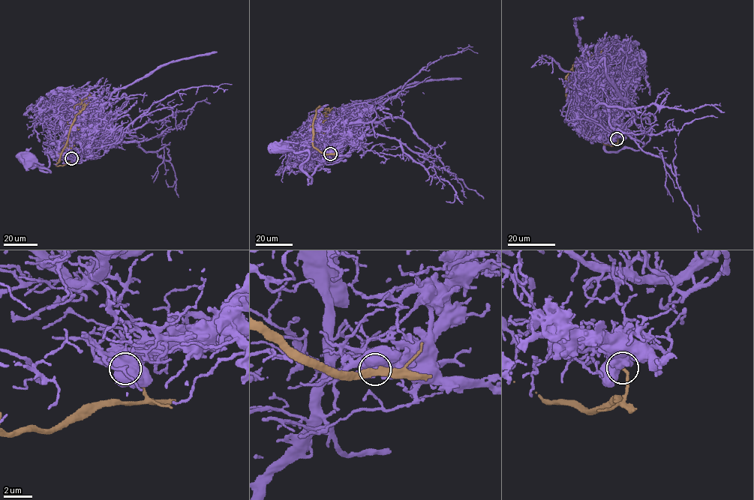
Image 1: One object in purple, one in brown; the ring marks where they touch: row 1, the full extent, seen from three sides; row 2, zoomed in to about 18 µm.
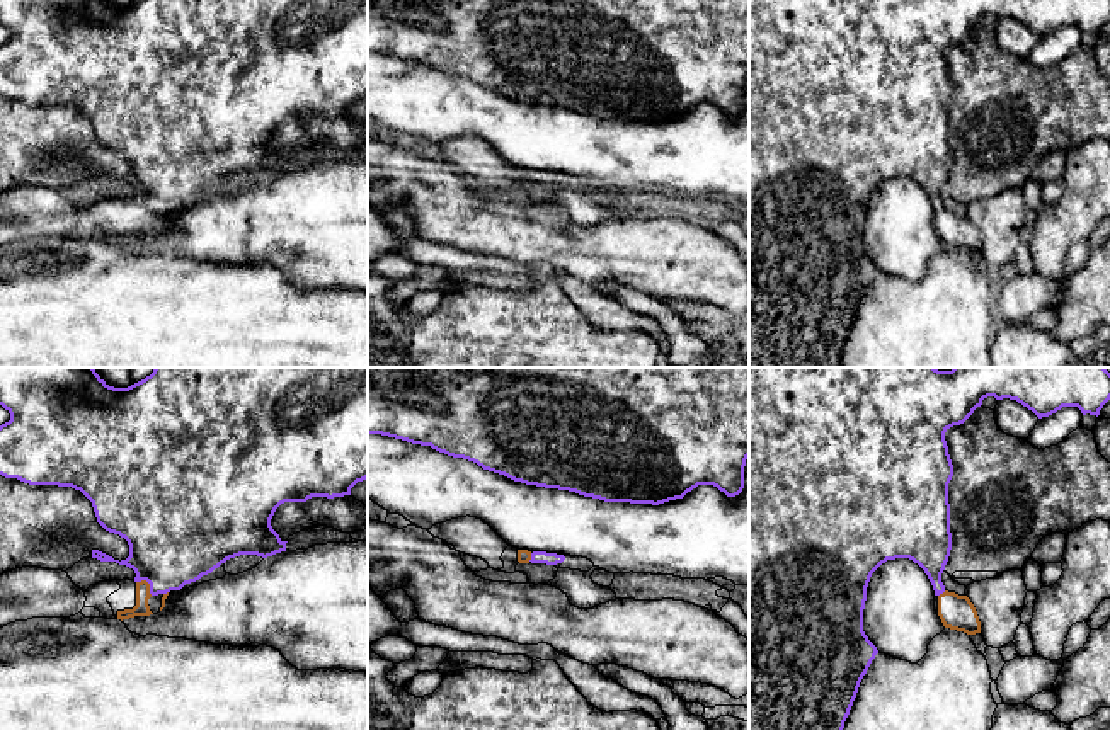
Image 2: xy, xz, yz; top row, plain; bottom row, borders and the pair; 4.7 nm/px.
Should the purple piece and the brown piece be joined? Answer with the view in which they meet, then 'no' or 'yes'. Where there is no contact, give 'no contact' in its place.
contact in xy; no

